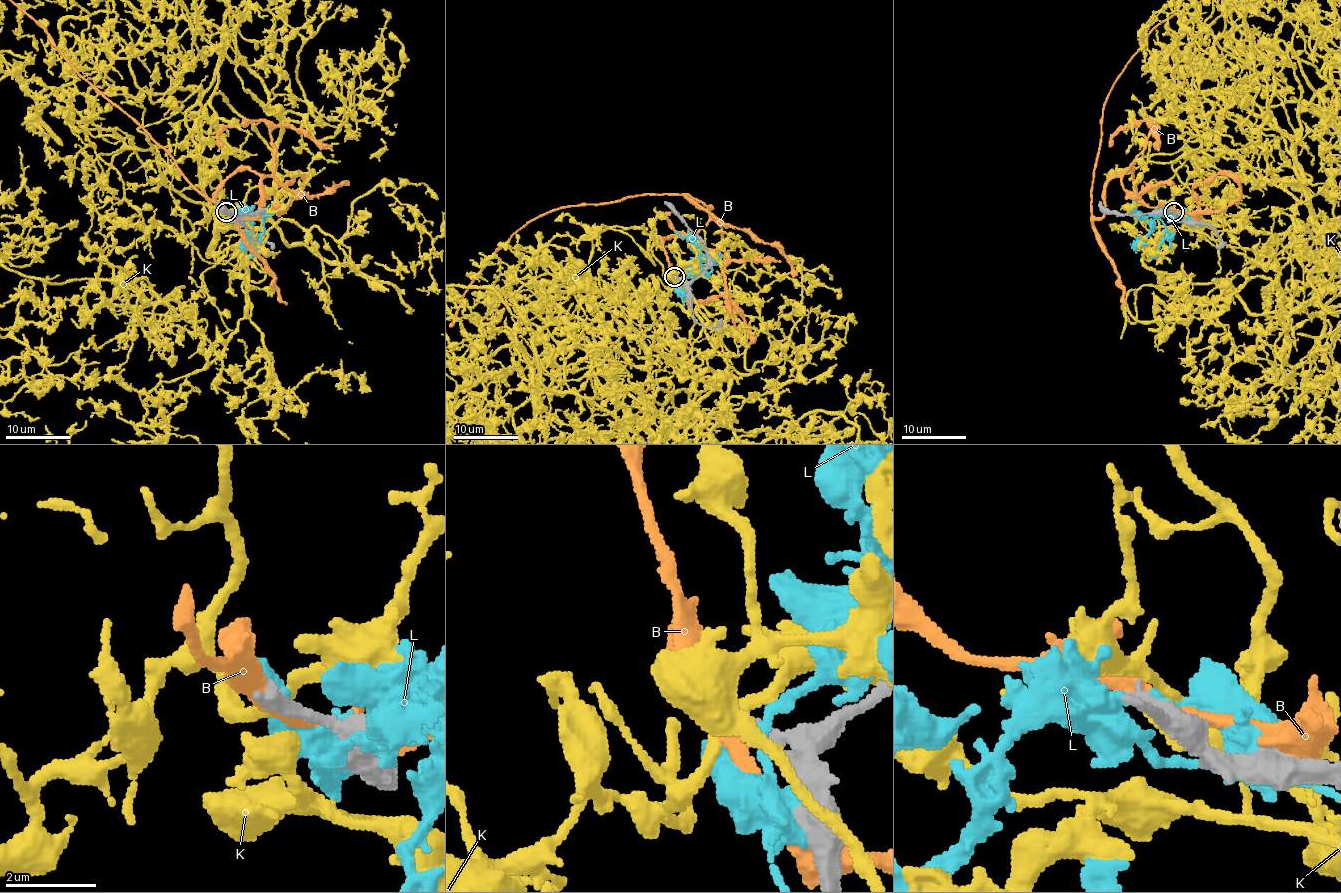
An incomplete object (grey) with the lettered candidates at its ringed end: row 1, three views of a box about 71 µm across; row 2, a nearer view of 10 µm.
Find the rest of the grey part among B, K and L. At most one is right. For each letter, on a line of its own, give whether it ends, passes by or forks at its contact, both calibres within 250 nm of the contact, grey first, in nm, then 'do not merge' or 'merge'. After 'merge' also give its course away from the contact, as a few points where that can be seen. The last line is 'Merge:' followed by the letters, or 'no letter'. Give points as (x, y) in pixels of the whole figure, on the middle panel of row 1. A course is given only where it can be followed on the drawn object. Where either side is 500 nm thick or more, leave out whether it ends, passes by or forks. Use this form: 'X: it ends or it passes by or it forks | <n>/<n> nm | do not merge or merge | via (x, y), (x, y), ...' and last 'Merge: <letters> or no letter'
B: it passes by | 380/360 nm | do not merge
K: it passes by | 400/260 nm | do not merge
L: it ends | 400/190 nm | do not merge
Merge: no letter

